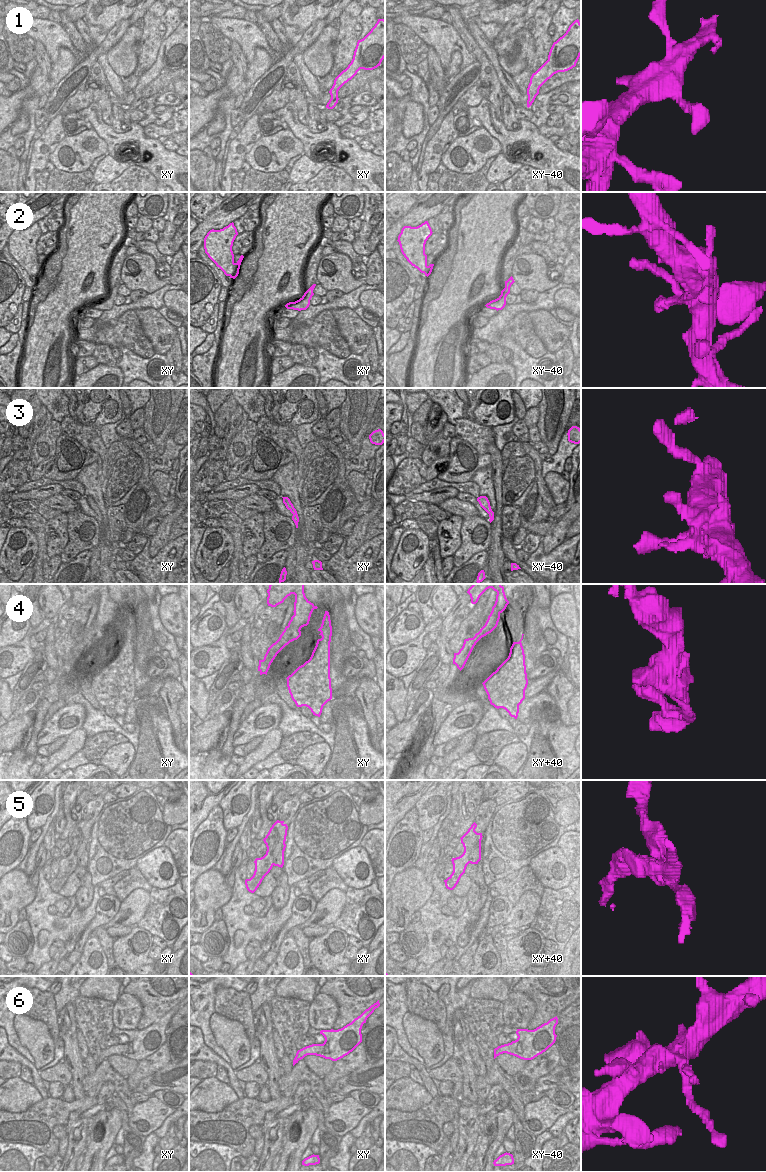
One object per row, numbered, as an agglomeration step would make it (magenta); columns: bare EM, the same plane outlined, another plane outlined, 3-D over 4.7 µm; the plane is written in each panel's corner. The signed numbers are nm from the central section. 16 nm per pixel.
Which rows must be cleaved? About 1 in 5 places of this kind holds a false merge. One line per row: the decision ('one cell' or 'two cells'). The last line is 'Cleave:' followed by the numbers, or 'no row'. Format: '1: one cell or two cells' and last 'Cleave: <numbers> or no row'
1: one cell
2: one cell
3: one cell
4: one cell
5: two cells
6: two cells
Cleave: 5, 6

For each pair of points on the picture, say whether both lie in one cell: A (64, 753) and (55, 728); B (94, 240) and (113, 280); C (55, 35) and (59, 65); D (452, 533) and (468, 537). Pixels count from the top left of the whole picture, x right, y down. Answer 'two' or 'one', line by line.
A: two
B: two
C: two
D: two

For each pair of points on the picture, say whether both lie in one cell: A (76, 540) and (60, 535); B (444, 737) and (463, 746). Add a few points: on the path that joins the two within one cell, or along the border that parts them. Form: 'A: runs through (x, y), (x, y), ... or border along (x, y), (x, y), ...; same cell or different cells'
A: border along (67, 514), (68, 542), (59, 555); different cells
B: border along (473, 728), (466, 731), (459, 738); different cells

